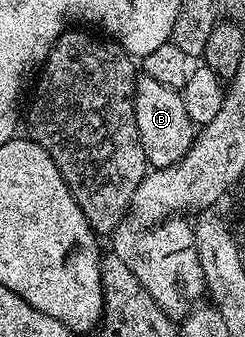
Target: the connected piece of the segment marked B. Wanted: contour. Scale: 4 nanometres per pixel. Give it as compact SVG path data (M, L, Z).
M137 75L134 114L144 156L152 168L165 168L177 164L192 149L194 125L187 116L184 97L177 89L162 86L162 82L154 82L154 78L149 76Z

